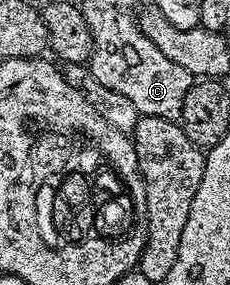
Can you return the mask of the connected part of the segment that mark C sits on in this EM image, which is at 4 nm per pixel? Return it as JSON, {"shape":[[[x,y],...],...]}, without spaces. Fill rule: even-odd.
{"shape":[[[115,20],[98,41],[91,54],[89,67],[93,78],[101,82],[101,86],[109,86],[109,90],[117,90],[117,94],[129,98],[133,106],[137,106],[140,116],[165,118],[178,121],[183,114],[185,94],[189,94],[193,78],[189,70],[177,66],[170,58],[165,58],[161,50],[140,30],[138,23],[131,20]]]}

